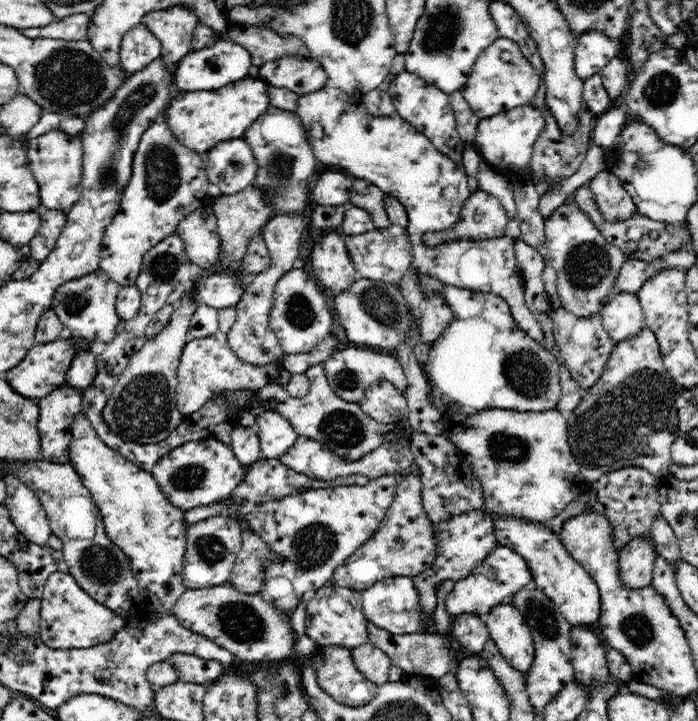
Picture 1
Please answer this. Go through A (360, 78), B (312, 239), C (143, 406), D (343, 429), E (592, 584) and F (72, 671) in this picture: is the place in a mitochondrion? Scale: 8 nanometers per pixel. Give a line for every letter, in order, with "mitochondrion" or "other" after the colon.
A: other
B: other
C: mitochondrion
D: mitochondrion
E: other
F: other

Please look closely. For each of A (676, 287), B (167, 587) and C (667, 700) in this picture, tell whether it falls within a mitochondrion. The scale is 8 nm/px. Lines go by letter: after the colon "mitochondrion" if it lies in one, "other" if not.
A: other
B: other
C: other

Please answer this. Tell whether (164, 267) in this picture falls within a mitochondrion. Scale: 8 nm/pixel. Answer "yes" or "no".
yes

